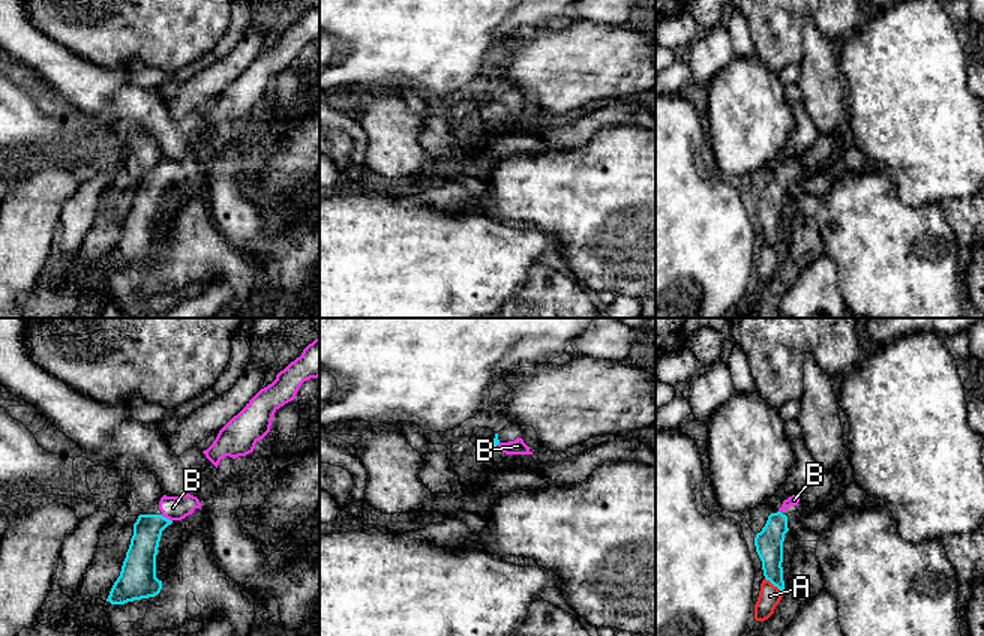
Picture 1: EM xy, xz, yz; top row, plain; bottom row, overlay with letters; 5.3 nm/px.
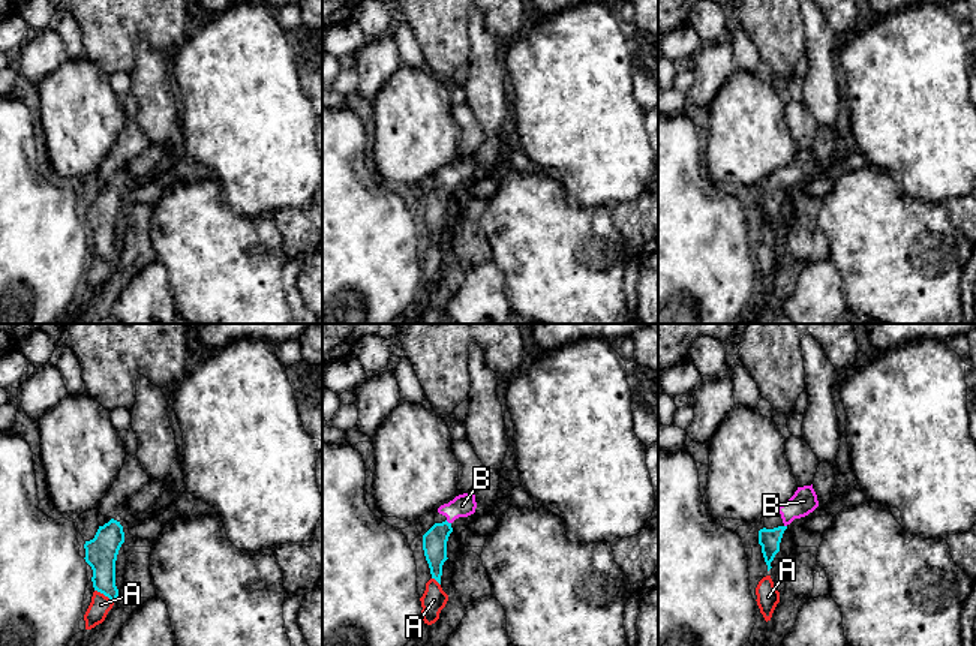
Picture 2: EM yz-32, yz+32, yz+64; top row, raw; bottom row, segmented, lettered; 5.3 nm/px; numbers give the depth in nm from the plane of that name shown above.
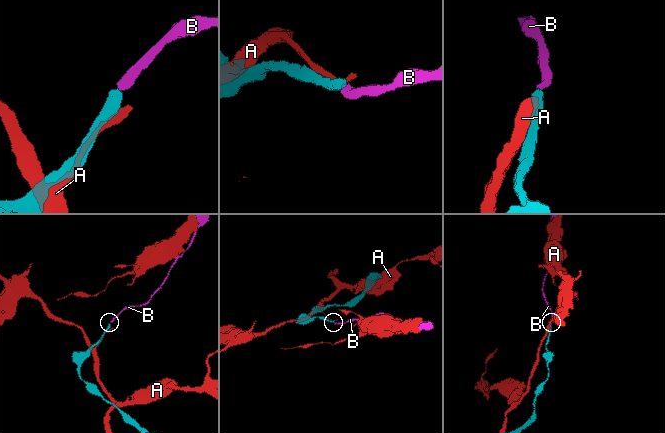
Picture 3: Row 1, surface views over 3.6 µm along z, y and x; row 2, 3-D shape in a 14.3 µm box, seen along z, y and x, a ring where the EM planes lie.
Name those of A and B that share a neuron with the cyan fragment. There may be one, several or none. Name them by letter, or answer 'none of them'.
B

